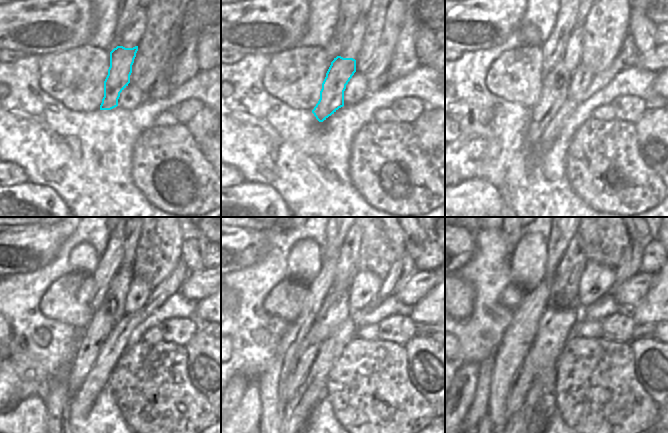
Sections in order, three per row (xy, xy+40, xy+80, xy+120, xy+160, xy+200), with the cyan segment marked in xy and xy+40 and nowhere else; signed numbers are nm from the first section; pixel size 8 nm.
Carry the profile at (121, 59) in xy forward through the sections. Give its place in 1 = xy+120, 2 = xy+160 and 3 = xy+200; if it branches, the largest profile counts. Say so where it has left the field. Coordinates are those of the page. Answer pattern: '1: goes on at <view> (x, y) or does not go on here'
1: goes on at xy+120 (102, 322)
2: goes on at xy+160 (318, 333)
3: goes on at xy+200 (515, 399)

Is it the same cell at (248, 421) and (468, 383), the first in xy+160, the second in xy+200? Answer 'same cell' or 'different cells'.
different cells

